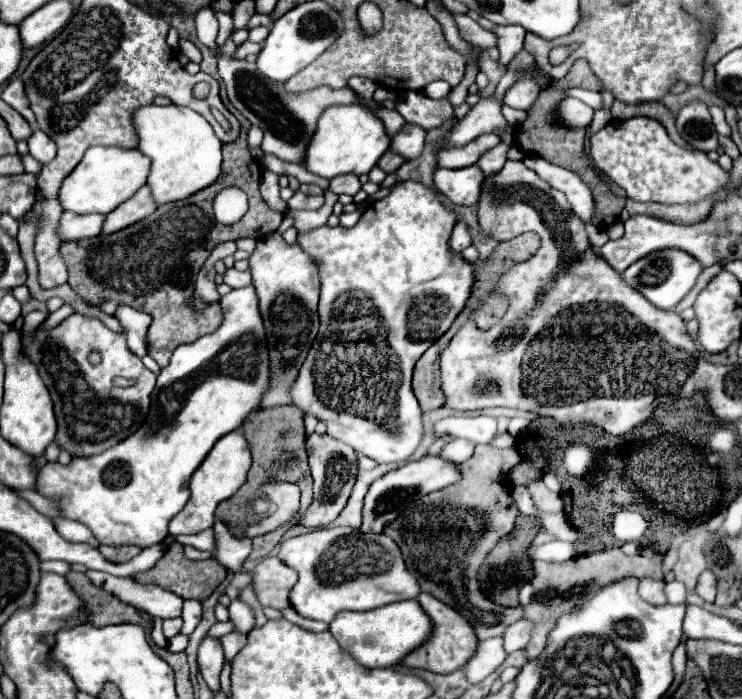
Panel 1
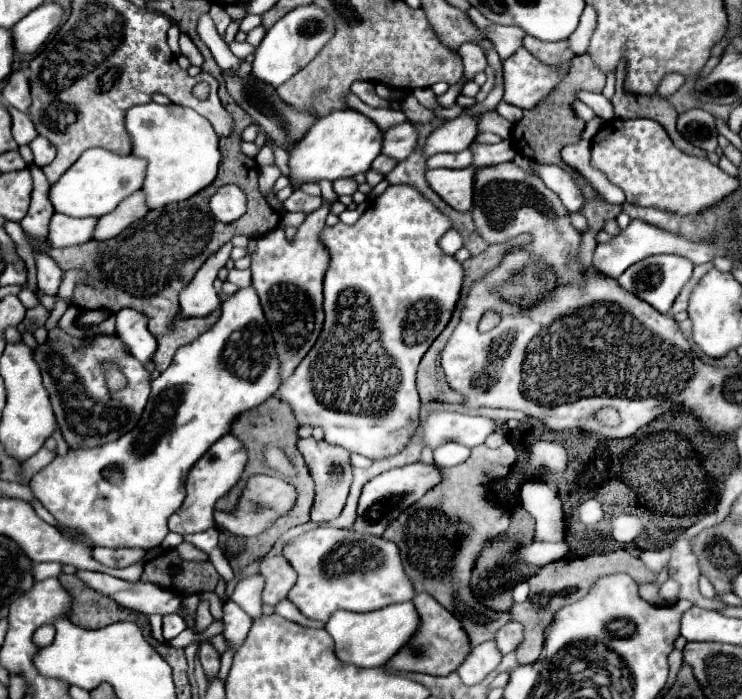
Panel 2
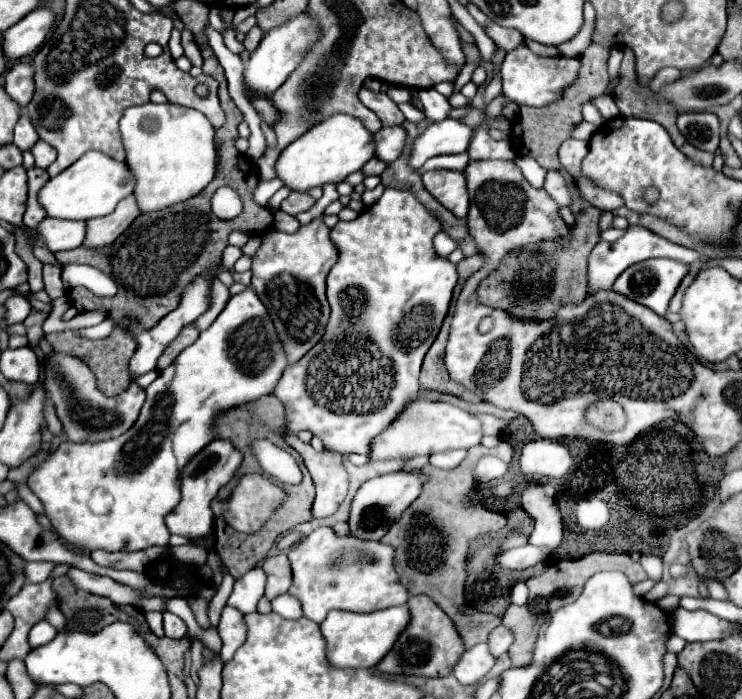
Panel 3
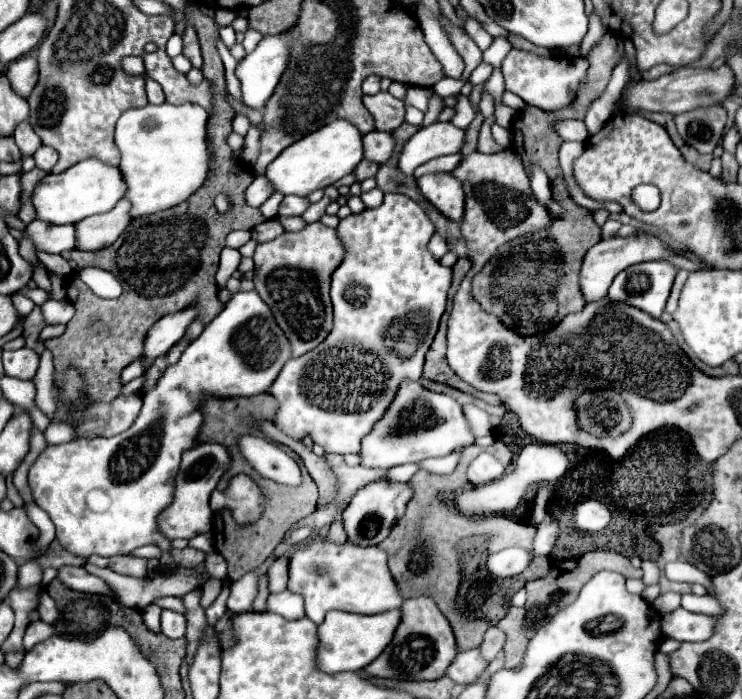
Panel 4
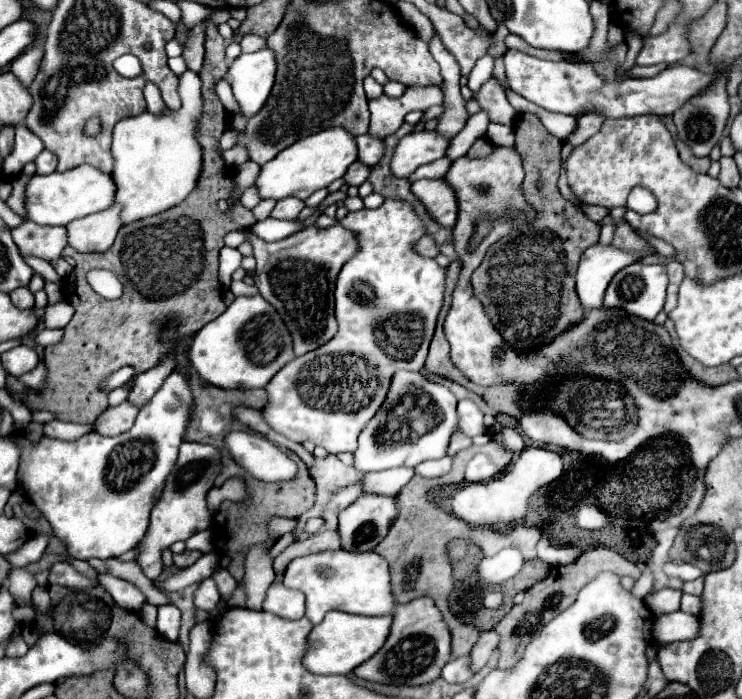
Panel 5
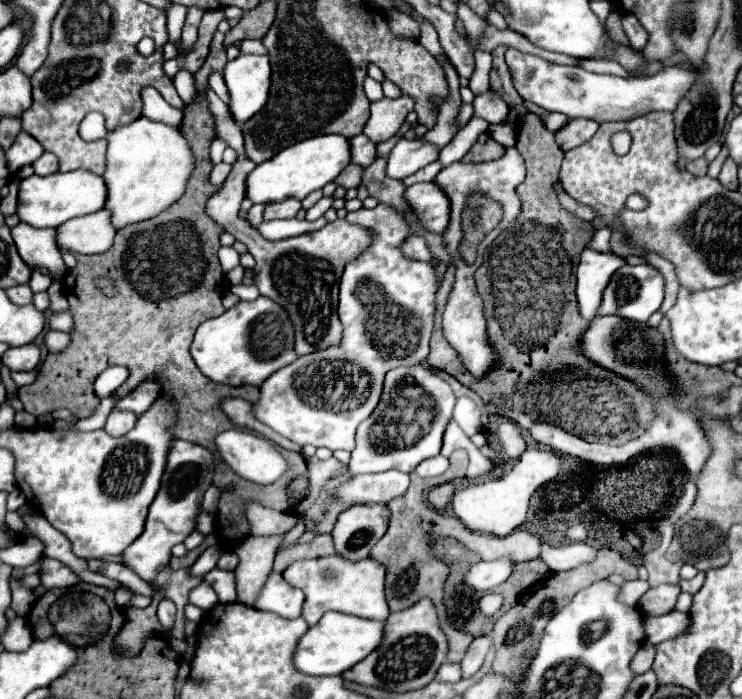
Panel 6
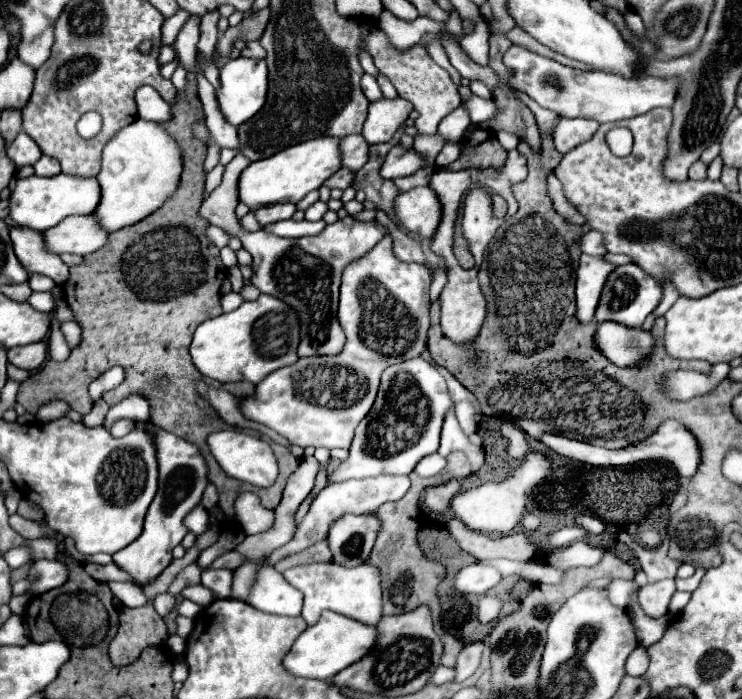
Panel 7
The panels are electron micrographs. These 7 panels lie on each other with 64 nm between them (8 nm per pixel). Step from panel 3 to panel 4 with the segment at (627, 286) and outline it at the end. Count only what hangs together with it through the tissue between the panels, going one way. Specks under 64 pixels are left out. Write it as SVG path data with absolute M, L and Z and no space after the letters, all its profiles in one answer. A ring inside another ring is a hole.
M666 260L634 264L632 268L626 268L624 272L620 272L620 276L614 278L608 290L608 298L624 300L626 304L648 312L650 316L660 318L676 274L678 266Z

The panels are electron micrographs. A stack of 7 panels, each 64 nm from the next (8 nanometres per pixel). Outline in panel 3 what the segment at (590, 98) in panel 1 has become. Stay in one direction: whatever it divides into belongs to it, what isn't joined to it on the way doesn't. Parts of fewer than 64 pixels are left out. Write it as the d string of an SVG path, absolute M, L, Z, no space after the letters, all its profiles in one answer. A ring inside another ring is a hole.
M601 95L591 100L605 119L618 116L619 110L611 96Z

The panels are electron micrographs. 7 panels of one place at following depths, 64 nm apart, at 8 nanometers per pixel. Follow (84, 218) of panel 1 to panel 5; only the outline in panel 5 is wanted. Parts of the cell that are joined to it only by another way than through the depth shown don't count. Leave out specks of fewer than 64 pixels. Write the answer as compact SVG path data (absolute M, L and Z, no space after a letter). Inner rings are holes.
M24 220L14 228L12 238L22 254L34 254L48 262L60 258L62 250L68 246L66 226L40 226L32 220Z

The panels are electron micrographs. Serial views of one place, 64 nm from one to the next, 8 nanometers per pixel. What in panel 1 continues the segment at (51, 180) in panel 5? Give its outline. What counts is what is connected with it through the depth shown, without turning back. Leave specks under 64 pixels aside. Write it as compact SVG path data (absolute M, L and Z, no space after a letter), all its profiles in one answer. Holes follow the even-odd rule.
M92 146L82 162L74 168L74 172L62 182L60 202L64 210L72 210L78 214L108 214L124 200L132 198L148 178L150 158L138 152L138 148L118 148L118 146Z

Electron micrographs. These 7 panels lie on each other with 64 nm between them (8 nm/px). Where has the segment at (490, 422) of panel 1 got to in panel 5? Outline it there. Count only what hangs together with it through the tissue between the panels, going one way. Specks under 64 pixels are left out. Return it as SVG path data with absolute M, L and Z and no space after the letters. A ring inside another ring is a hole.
M396 372L386 402L358 438L354 466L362 472L388 470L396 466L414 468L424 460L446 456L454 432L458 432L456 396L448 388L426 380L420 372Z

